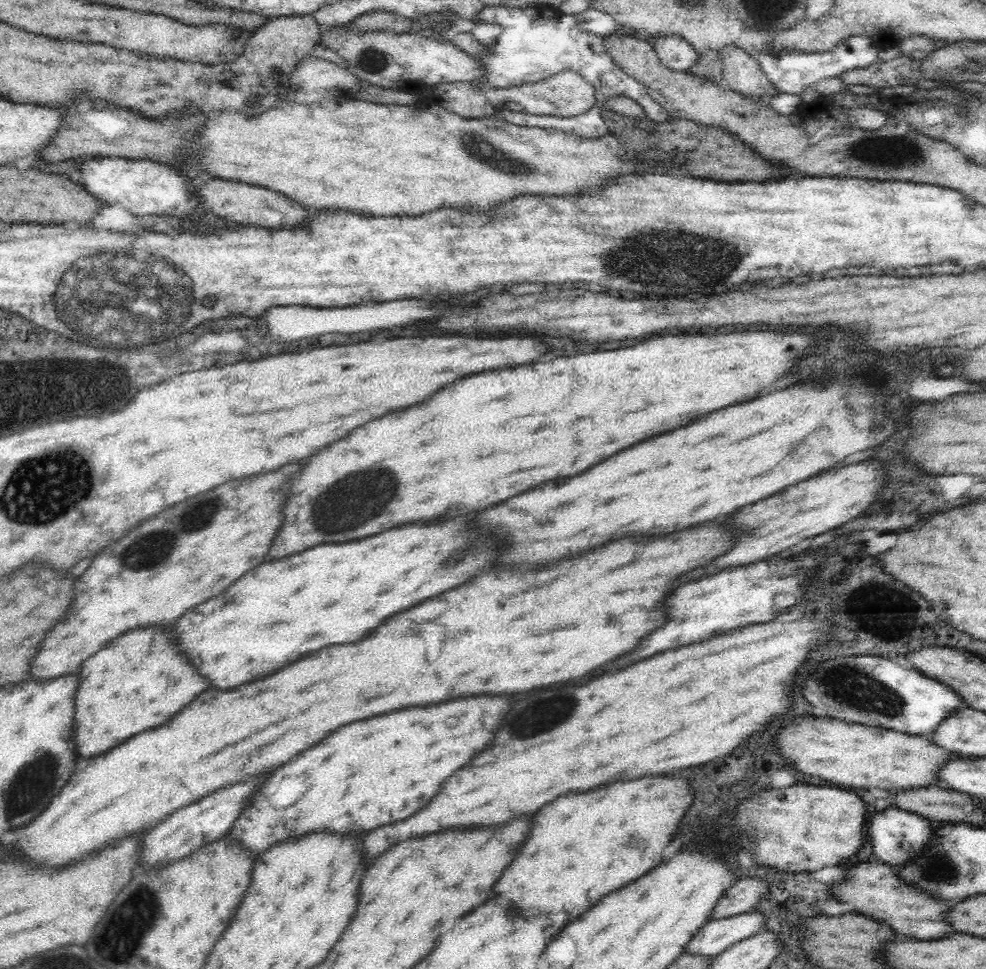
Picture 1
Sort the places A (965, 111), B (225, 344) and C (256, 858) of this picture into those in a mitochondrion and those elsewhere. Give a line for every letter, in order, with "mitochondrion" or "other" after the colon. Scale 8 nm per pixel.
A: mitochondrion
B: other
C: other

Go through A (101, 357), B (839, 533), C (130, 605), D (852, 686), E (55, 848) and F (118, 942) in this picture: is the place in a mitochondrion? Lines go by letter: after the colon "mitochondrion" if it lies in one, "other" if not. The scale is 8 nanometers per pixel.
A: mitochondrion
B: other
C: other
D: mitochondrion
E: other
F: mitochondrion

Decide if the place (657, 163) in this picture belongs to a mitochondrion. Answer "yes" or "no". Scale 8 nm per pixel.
no

